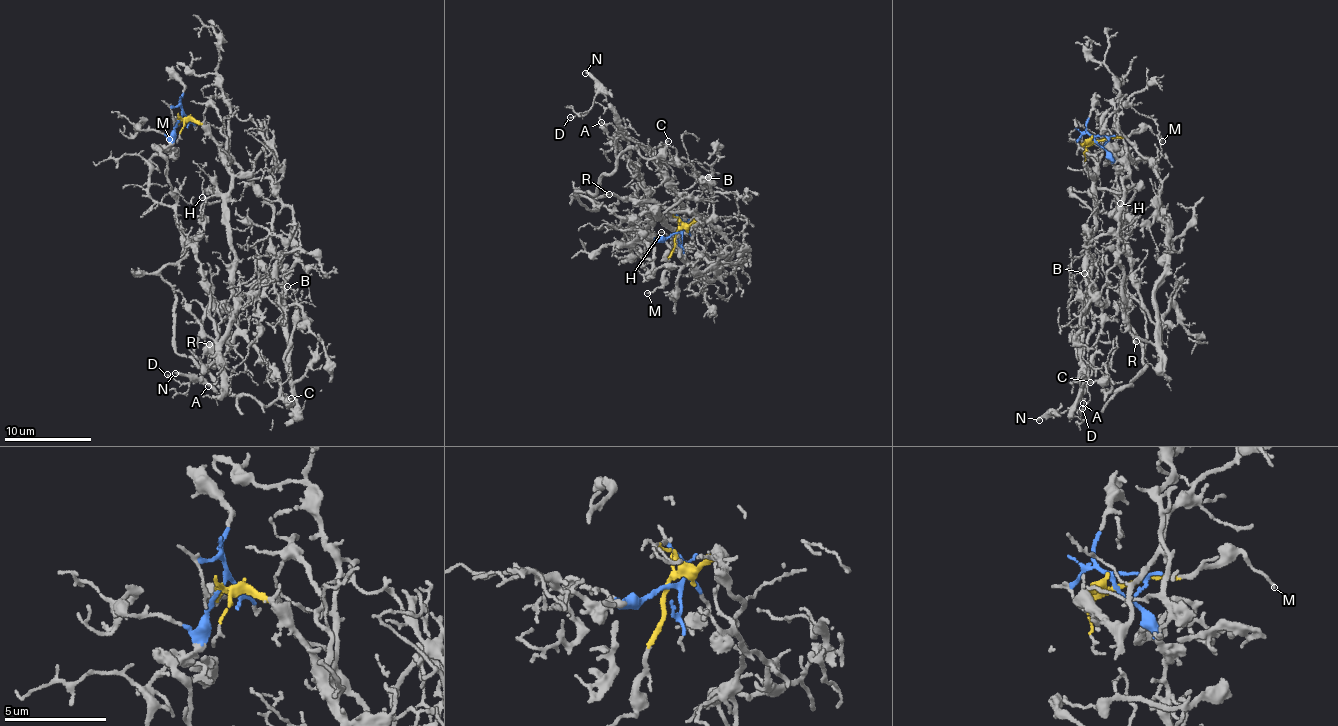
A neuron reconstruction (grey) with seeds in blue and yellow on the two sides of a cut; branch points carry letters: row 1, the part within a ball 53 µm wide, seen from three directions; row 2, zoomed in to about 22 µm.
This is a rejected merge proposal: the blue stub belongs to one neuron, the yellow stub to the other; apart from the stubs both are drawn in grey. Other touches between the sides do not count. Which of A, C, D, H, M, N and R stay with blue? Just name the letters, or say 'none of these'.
C, R

